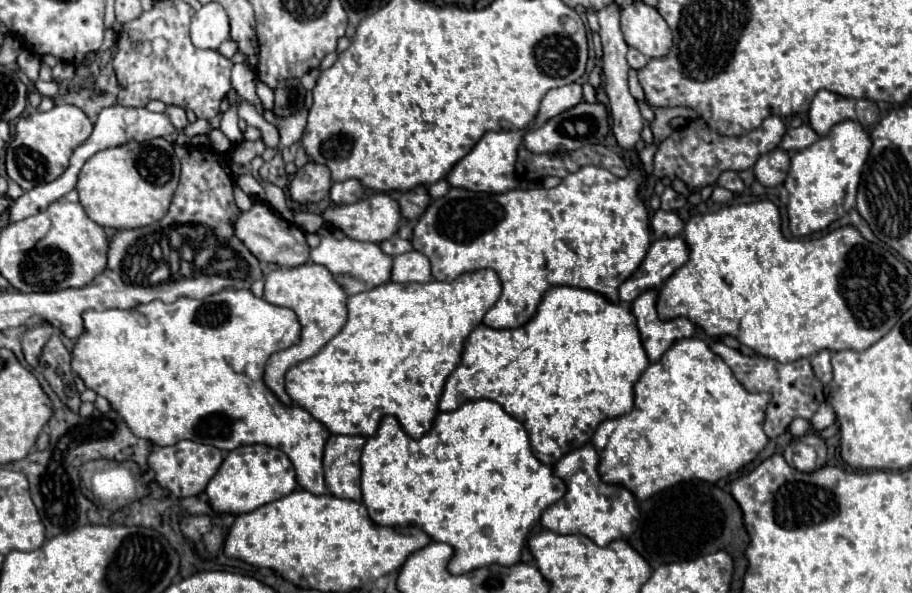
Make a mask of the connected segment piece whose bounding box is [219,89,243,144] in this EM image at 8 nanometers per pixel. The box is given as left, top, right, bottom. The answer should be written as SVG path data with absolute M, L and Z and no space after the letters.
M233 89L228 92L227 100L229 102L229 110L221 114L221 126L219 126L219 130L221 130L233 144L237 144L237 142L241 144L241 142L243 142L243 134L241 134L241 130L239 130L239 126L237 126L237 120L239 120L238 102L236 92Z

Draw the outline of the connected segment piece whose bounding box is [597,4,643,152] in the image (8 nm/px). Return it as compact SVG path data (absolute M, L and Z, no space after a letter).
M615 4L605 6L603 10L597 12L599 24L601 24L601 44L603 44L603 74L605 74L605 92L609 96L609 110L611 110L612 132L615 136L617 144L631 152L635 148L635 144L641 140L641 128L643 128L643 118L637 106L637 100L631 96L629 92L629 84L627 84L627 72L629 72L629 64L627 64L627 50L629 46L623 40L623 34L619 30L619 8Z

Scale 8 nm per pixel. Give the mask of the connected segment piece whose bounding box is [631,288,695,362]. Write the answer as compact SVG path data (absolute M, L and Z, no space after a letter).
M645 290L637 300L633 300L633 314L637 318L637 328L641 334L643 348L649 362L657 362L661 354L681 338L691 338L695 334L695 324L689 318L661 320L657 314L657 290Z

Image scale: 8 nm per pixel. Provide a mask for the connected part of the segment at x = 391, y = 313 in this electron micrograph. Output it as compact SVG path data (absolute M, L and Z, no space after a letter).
M483 268L465 272L451 282L385 282L369 292L349 296L349 318L343 330L329 340L319 354L289 368L285 374L285 390L297 406L305 408L333 434L359 434L369 438L377 432L379 422L385 416L395 416L411 438L421 438L429 432L439 412L439 400L447 376L457 364L461 364L465 340L473 328L483 322L483 316L497 302L499 294L501 280L497 272Z

